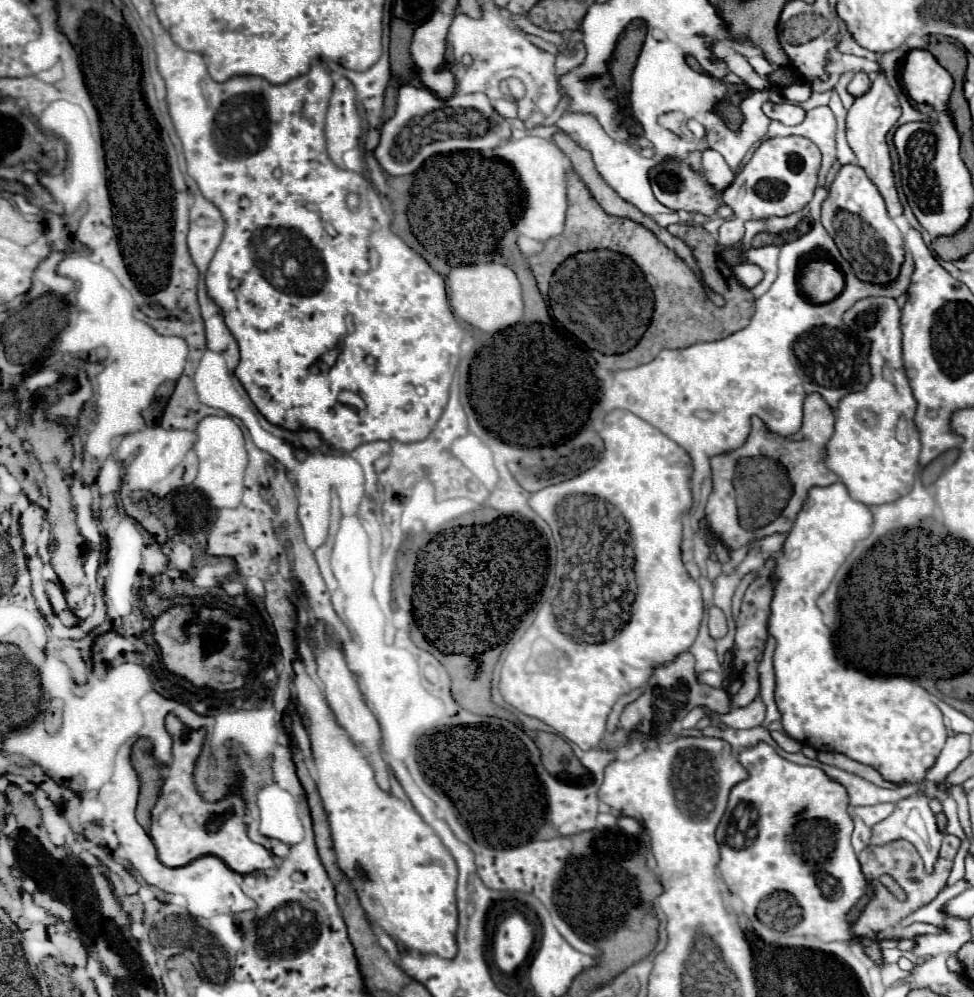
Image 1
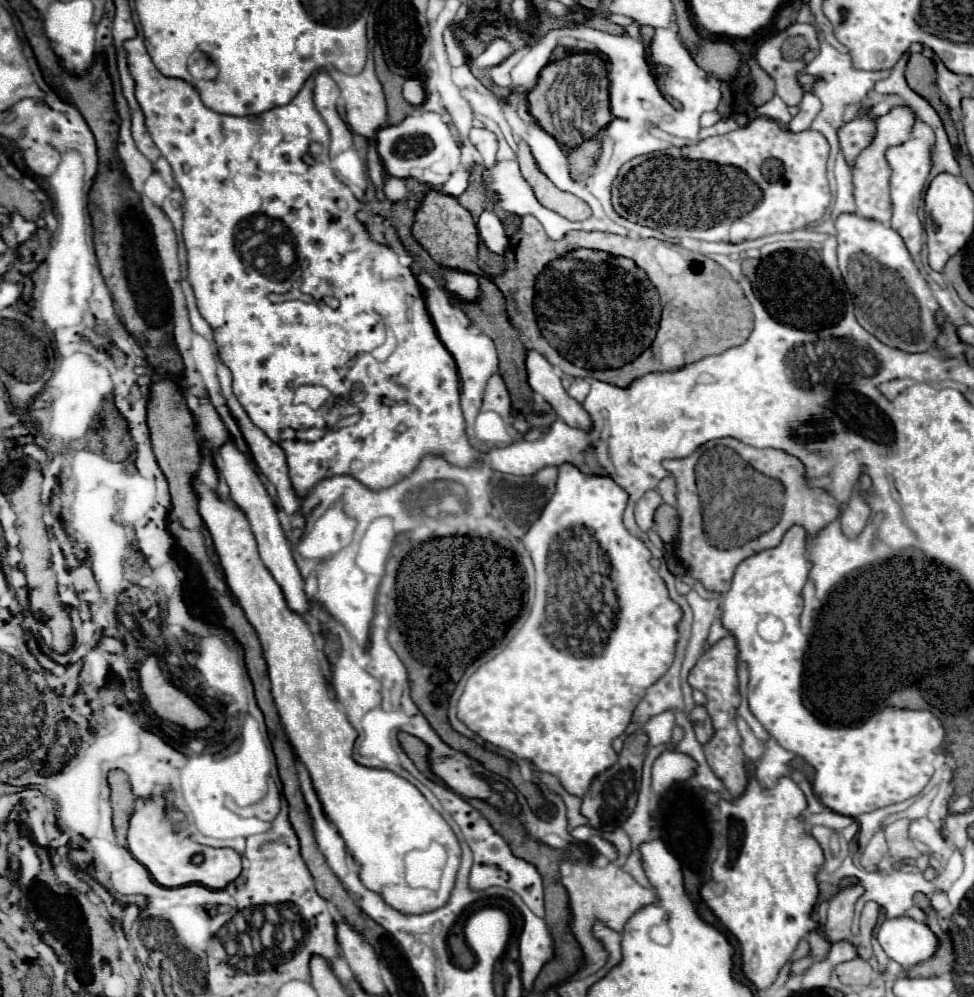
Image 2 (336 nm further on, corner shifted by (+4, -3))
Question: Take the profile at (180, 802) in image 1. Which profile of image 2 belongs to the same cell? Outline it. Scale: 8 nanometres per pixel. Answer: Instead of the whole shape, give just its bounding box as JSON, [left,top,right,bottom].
[127,796,241,890]

